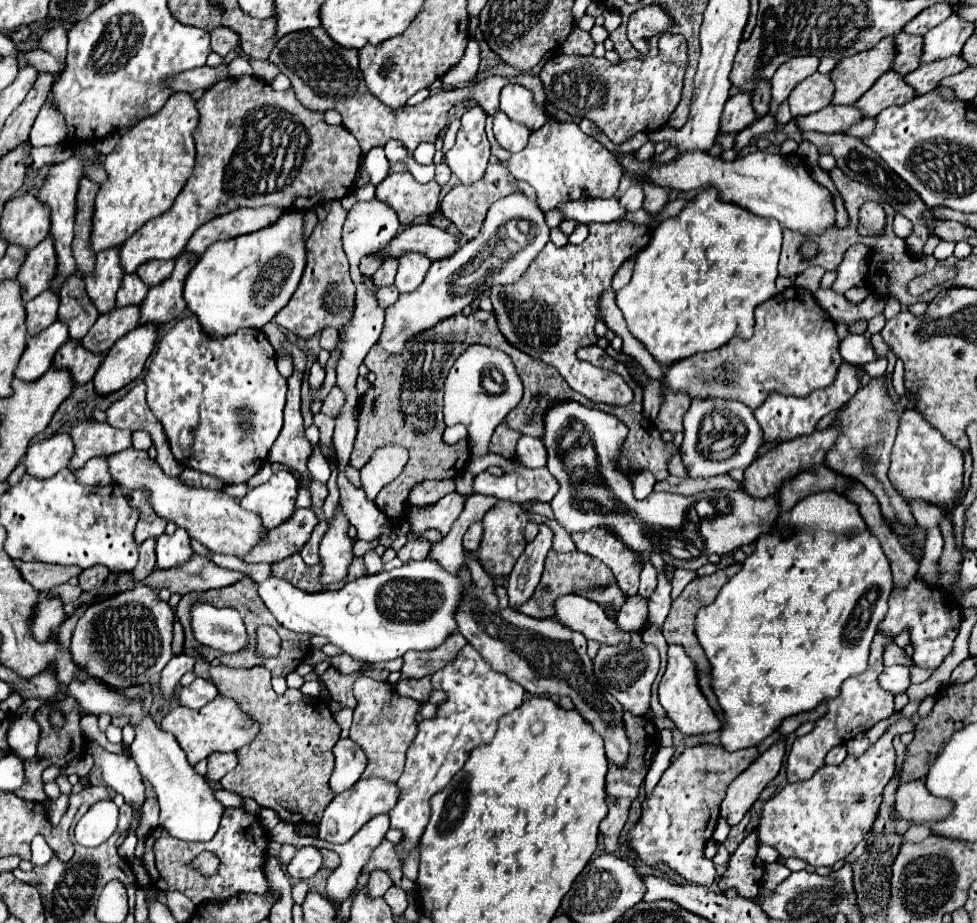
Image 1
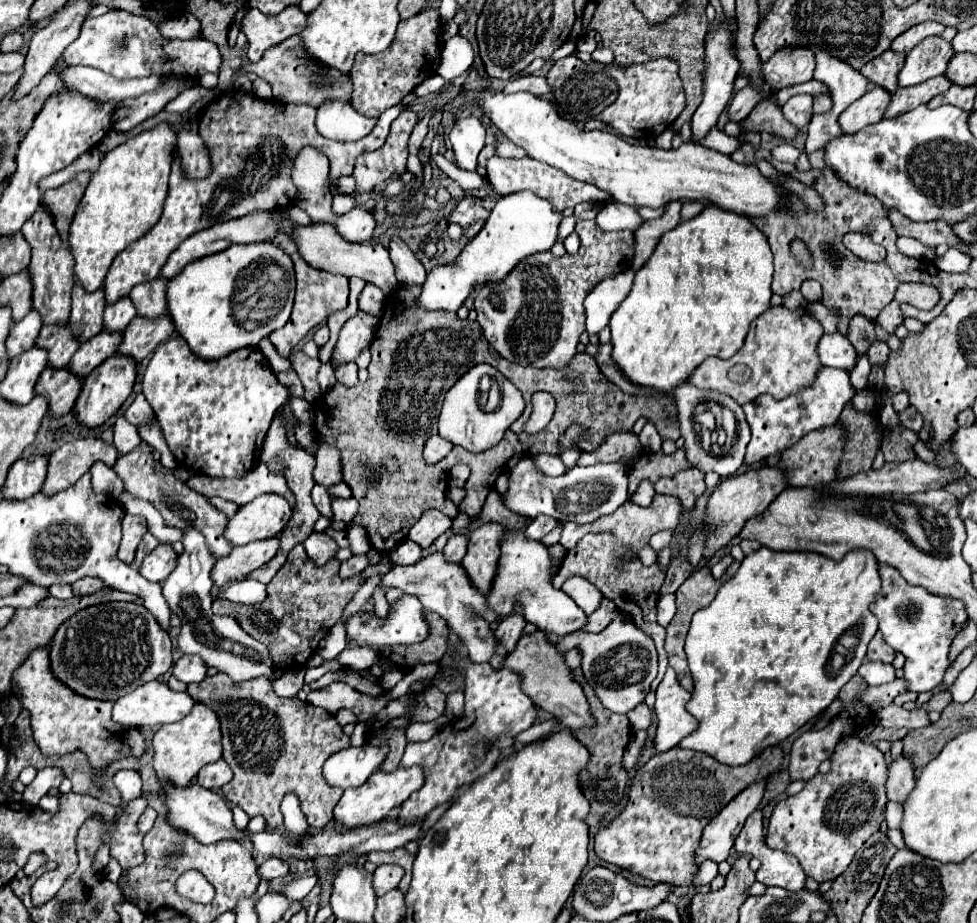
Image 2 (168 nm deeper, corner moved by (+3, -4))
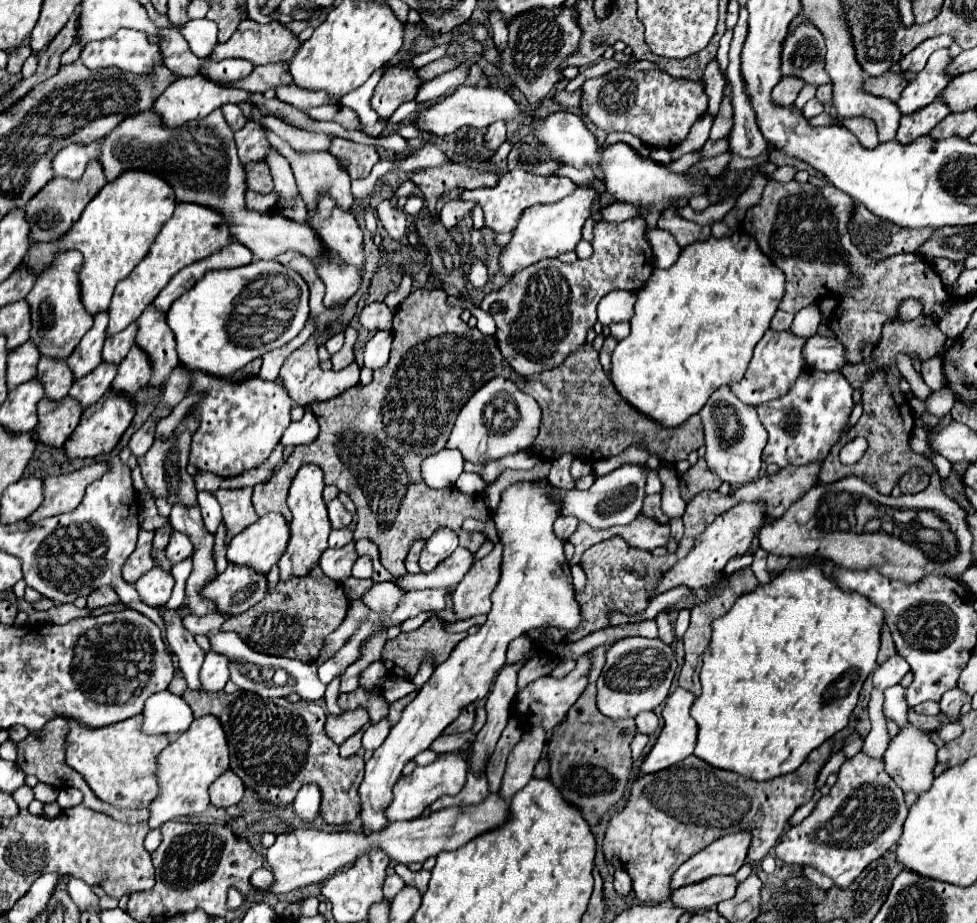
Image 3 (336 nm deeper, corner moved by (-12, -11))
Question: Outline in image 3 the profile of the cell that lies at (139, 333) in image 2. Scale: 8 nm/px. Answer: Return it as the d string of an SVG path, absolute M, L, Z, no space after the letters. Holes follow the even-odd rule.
M132 346L128 356L120 362L118 366L118 374L114 378L114 390L120 390L124 394L134 396L138 392L138 388L146 386L148 380L152 376L152 362L150 356L140 350L140 346Z

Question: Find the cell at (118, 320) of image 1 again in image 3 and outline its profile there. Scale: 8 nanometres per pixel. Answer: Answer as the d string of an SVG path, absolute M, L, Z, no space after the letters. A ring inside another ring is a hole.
M102 362L90 374L86 374L84 378L78 378L72 384L70 396L74 396L78 402L82 402L84 408L88 408L90 404L98 402L104 396L104 392L110 390L116 372L118 372L118 364Z

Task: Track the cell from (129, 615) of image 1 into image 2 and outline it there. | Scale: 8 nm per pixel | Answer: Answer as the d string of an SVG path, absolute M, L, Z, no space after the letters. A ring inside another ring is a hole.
M103 603L75 613L61 623L49 641L53 675L77 695L99 701L115 701L141 683L161 677L173 665L171 639L157 625L155 617L139 603Z

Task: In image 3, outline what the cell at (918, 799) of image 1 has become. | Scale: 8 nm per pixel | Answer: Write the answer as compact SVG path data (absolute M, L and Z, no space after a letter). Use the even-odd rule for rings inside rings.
M908 724L906 728L900 730L896 738L890 740L890 746L886 754L882 756L886 764L886 772L892 776L892 780L904 790L904 792L914 792L914 794L924 794L932 788L934 782L934 766L936 766L936 746L930 740L928 732L922 732Z

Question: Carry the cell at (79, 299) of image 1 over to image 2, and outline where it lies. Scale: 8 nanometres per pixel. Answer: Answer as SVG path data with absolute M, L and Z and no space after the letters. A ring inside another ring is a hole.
M43 325L39 331L39 337L35 341L35 347L41 347L47 351L47 361L51 363L49 367L61 369L67 367L71 361L73 353L79 349L77 339L73 339L69 325Z

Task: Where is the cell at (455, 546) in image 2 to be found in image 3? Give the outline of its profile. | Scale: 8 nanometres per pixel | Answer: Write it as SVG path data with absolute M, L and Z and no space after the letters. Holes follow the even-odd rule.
M462 546L448 556L444 562L436 566L436 570L424 574L404 574L402 578L394 578L396 584L404 586L406 590L424 590L424 588L456 588L464 574L470 570L474 562L474 554L464 550Z

